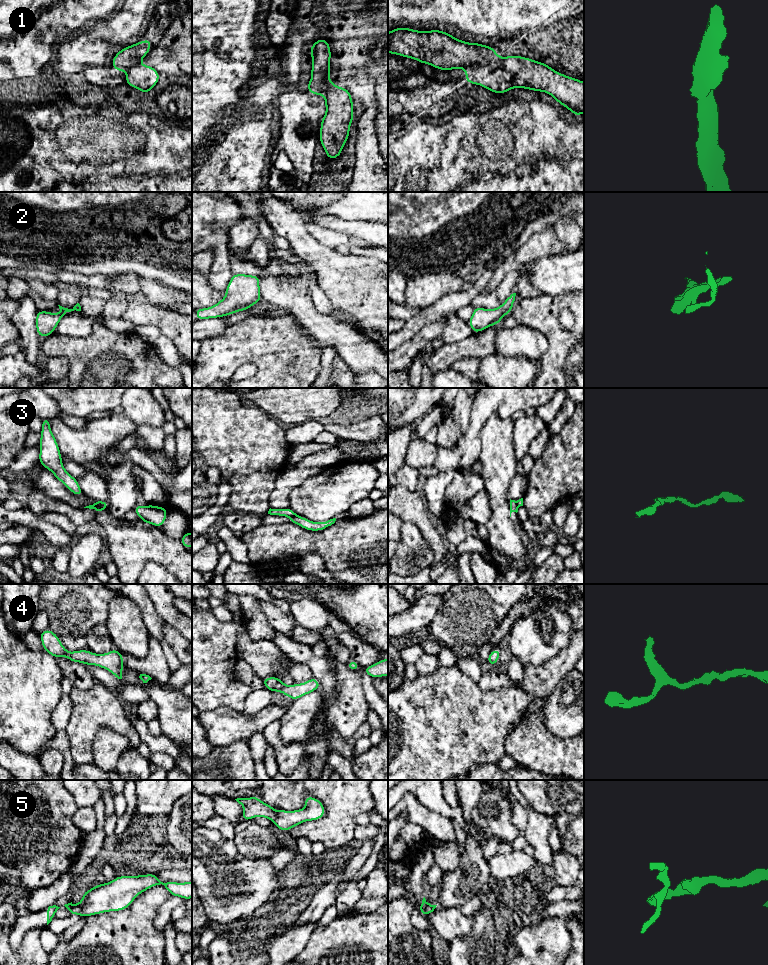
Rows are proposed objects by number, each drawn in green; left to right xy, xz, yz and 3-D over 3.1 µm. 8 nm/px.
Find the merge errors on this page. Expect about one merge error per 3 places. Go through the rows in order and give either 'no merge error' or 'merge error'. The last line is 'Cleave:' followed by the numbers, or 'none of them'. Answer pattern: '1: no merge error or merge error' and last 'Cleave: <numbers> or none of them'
1: merge error
2: no merge error
3: merge error
4: no merge error
5: no merge error
Cleave: 1, 3

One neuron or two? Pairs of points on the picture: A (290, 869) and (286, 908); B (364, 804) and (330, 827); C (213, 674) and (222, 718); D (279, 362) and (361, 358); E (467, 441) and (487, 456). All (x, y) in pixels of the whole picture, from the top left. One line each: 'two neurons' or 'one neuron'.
A: one neuron
B: one neuron
C: two neurons
D: two neurons
E: two neurons

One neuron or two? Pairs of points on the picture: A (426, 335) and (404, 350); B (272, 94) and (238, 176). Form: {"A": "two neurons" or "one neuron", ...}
{"A": "one neuron", "B": "one neuron"}

